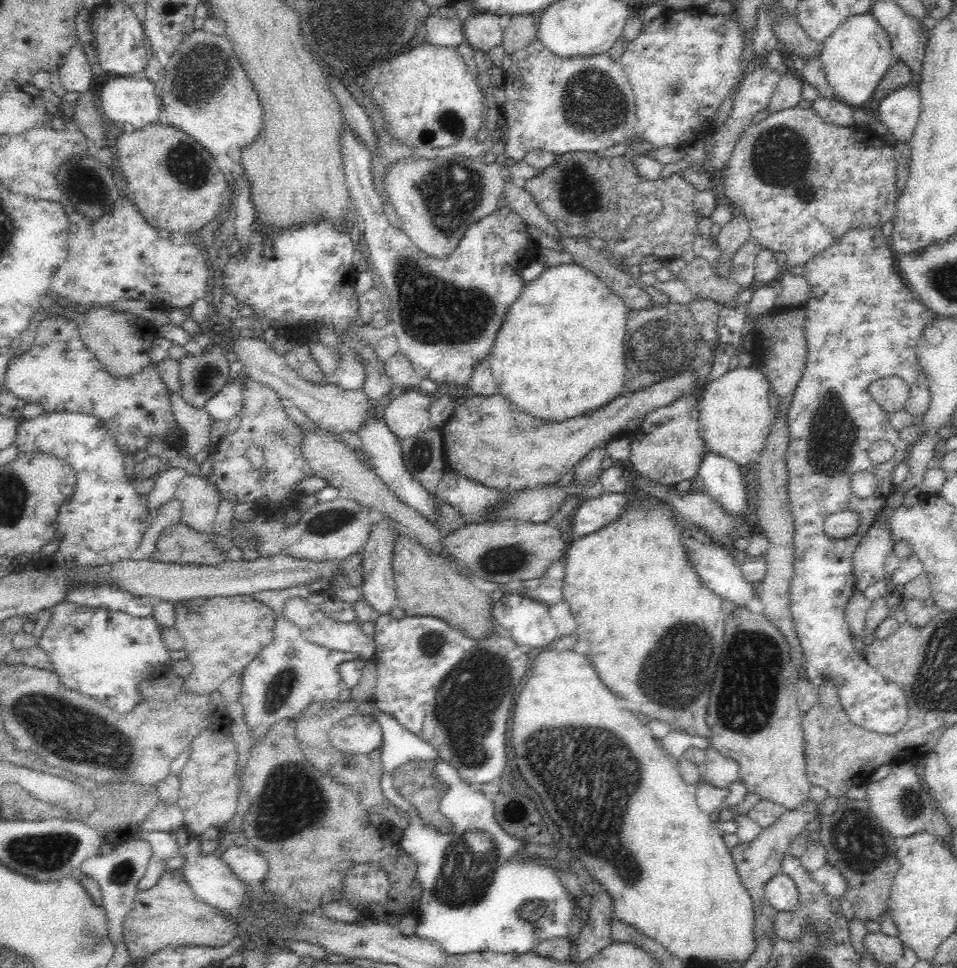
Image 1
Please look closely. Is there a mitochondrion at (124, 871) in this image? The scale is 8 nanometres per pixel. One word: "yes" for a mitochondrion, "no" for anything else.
yes

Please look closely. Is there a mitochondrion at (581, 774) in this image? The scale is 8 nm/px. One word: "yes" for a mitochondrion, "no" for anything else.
yes

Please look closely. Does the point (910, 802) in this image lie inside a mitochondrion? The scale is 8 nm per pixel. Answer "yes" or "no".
yes

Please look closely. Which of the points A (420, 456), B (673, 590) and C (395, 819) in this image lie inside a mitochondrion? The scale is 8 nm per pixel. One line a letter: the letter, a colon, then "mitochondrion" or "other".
A: mitochondrion
B: other
C: other

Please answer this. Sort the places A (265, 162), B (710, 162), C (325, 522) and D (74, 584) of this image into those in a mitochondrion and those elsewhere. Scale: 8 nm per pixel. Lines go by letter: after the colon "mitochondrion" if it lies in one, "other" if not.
A: other
B: other
C: mitochondrion
D: other

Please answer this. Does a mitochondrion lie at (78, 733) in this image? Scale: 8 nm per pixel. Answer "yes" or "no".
yes

